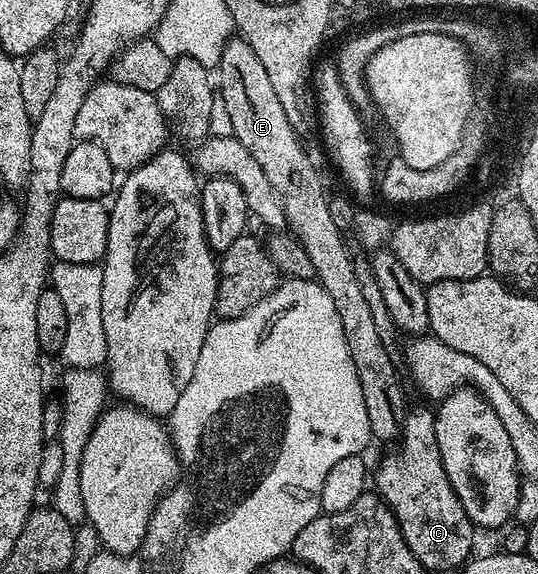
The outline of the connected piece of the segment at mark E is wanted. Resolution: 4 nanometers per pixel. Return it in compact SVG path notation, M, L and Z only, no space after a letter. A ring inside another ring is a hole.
M241 36L232 37L225 44L221 52L221 58L217 67L219 82L217 78L217 94L221 99L221 110L227 113L227 122L231 125L230 133L245 149L253 155L253 160L261 164L269 184L279 194L279 202L283 206L283 216L290 233L309 252L309 260L315 269L315 278L329 292L329 300L337 307L337 316L341 316L341 328L345 336L345 344L349 344L349 356L353 360L353 368L357 372L357 380L361 384L361 396L365 396L365 412L369 416L369 428L372 439L380 438L383 442L394 443L401 433L401 419L405 414L403 406L403 390L399 387L399 370L395 367L396 359L385 350L381 342L380 334L376 329L376 322L369 305L361 292L360 282L356 279L354 272L354 260L352 251L347 251L343 243L344 231L339 230L333 219L329 216L328 191L323 191L323 178L319 175L317 167L311 163L307 150L302 146L300 135L289 124L285 116L285 108L281 108L281 100L277 100L277 92L273 92L273 80L269 80L269 72L265 72L265 64L257 60L257 52L249 48L249 44Z

